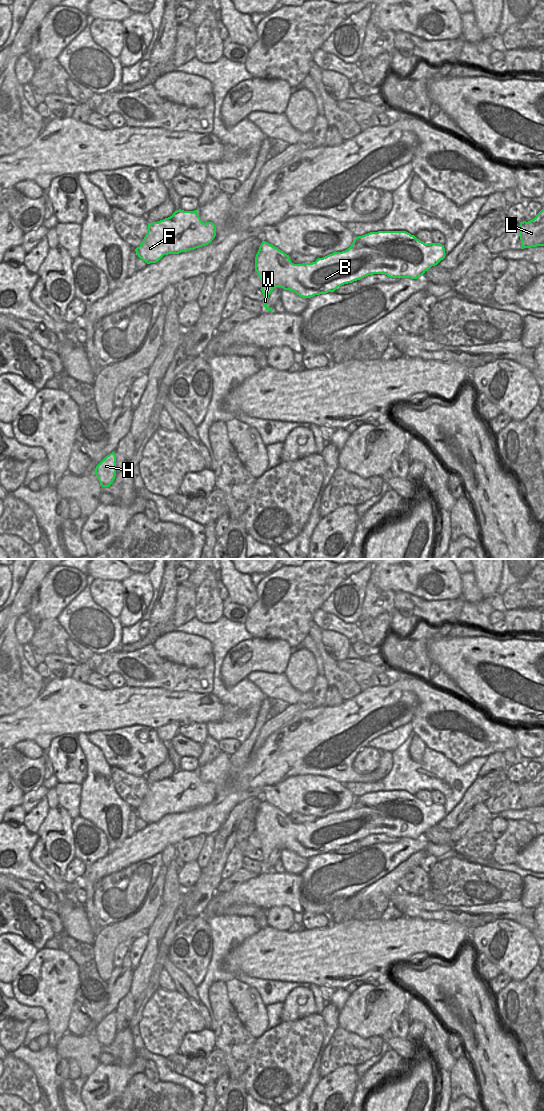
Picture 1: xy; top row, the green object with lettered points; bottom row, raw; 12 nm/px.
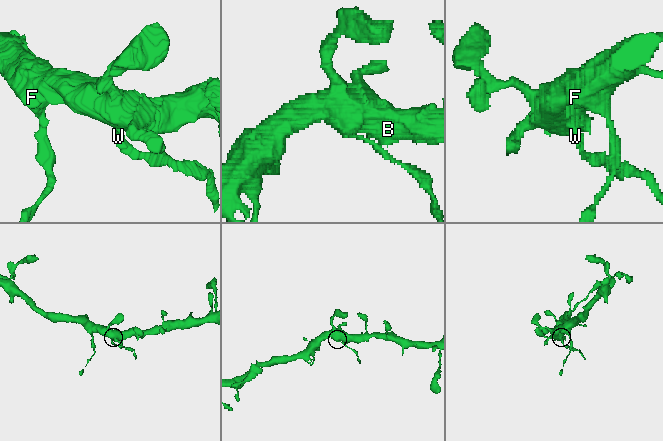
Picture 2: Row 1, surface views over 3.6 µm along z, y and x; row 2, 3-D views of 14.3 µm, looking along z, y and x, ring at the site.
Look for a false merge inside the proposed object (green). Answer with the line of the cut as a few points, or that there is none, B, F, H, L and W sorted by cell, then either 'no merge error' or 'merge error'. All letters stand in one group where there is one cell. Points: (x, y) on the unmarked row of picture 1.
cut in xy along (268, 854), (263, 855); B F H L / W; merge error

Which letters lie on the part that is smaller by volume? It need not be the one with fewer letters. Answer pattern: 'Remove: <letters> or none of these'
Remove: W

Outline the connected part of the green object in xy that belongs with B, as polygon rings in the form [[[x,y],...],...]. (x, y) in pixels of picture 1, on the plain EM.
[[[378,791],[356,797],[345,811],[334,812],[312,823],[294,824],[289,815],[263,800],[255,817],[255,831],[261,840],[263,855],[270,855],[274,848],[281,847],[302,858],[311,858],[373,834],[417,839],[445,815],[444,805],[425,804],[406,791]]]

